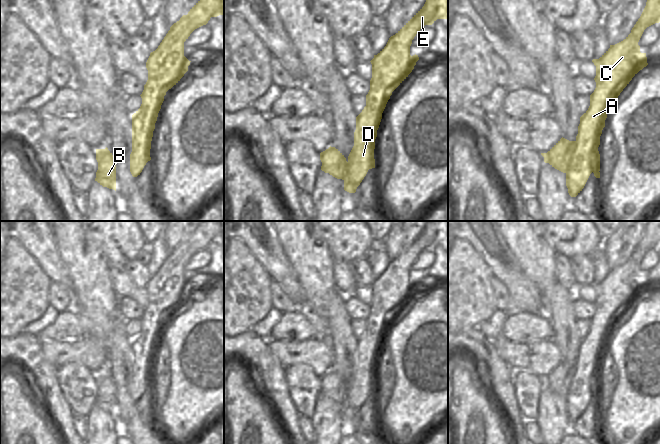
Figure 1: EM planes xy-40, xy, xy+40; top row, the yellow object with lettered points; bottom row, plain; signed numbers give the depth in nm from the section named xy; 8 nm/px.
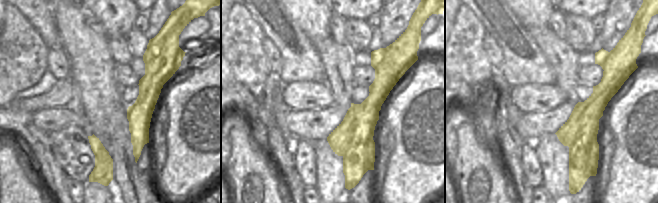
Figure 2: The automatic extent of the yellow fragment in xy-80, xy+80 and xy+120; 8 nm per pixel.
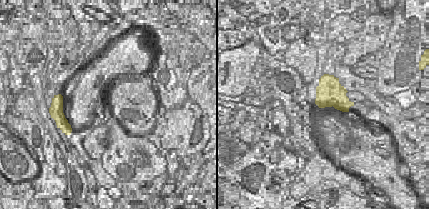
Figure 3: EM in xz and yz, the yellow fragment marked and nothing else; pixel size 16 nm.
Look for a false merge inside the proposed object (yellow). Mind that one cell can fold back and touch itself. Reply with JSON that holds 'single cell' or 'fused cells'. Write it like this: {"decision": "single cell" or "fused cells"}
{"decision": "fused cells"}

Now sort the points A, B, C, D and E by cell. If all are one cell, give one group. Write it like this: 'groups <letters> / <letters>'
groups A C D E / B

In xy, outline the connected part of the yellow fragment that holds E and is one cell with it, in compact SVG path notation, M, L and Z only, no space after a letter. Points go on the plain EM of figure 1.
M427 223L424 230L393 260L386 270L370 285L372 288L372 302L370 314L366 319L366 330L356 341L356 354L354 356L354 370L348 380L346 398L344 400L344 414L355 417L369 393L375 392L374 373L377 354L379 352L382 337L386 331L387 324L382 322L384 315L389 312L394 315L412 296L418 279L410 279L410 270L416 258L425 250L432 249L437 243L447 243L444 238L445 225Z

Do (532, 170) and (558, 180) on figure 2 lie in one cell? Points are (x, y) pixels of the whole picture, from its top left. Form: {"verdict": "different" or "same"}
{"verdict": "different"}

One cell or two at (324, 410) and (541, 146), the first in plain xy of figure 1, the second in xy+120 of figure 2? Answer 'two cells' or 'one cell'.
one cell

